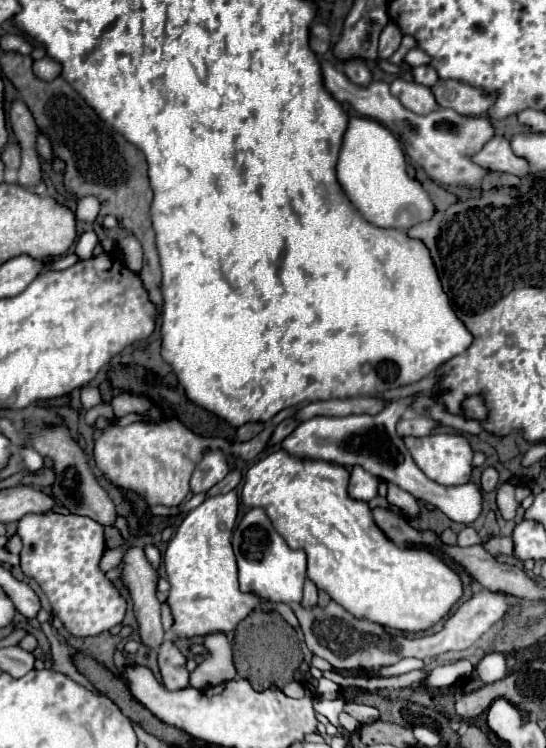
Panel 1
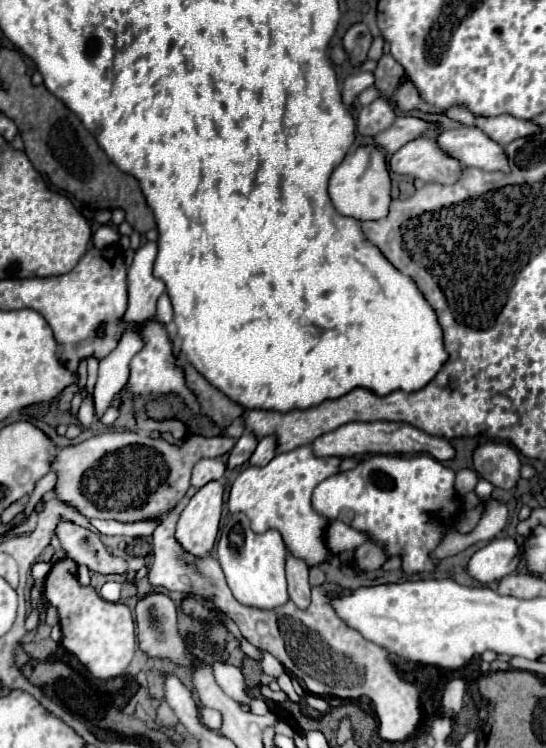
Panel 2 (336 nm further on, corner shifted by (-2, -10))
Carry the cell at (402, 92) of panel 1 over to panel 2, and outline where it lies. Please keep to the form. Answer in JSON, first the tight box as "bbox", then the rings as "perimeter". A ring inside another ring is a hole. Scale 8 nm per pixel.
{"bbox":[358,97,396,137],"perimeter":[[[378,97],[370,105],[362,107],[358,115],[358,133],[374,137],[386,127],[394,125],[394,119],[396,119],[396,107],[390,101]]]}

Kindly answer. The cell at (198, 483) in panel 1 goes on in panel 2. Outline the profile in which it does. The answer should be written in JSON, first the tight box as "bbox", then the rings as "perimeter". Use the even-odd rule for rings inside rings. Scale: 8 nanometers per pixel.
{"bbox":[192,457,226,489],"perimeter":[[[220,457],[200,459],[192,469],[192,485],[200,489],[210,481],[220,481],[224,477],[224,471],[226,471],[226,465]]]}

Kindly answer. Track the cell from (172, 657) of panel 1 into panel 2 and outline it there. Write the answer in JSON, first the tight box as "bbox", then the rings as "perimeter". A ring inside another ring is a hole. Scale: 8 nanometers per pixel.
{"bbox":[200,707,222,731],"perimeter":[[[200,707],[200,721],[202,721],[208,729],[218,731],[218,729],[220,729],[220,723],[222,723],[222,717],[220,717],[218,711],[214,711],[214,709]]]}

